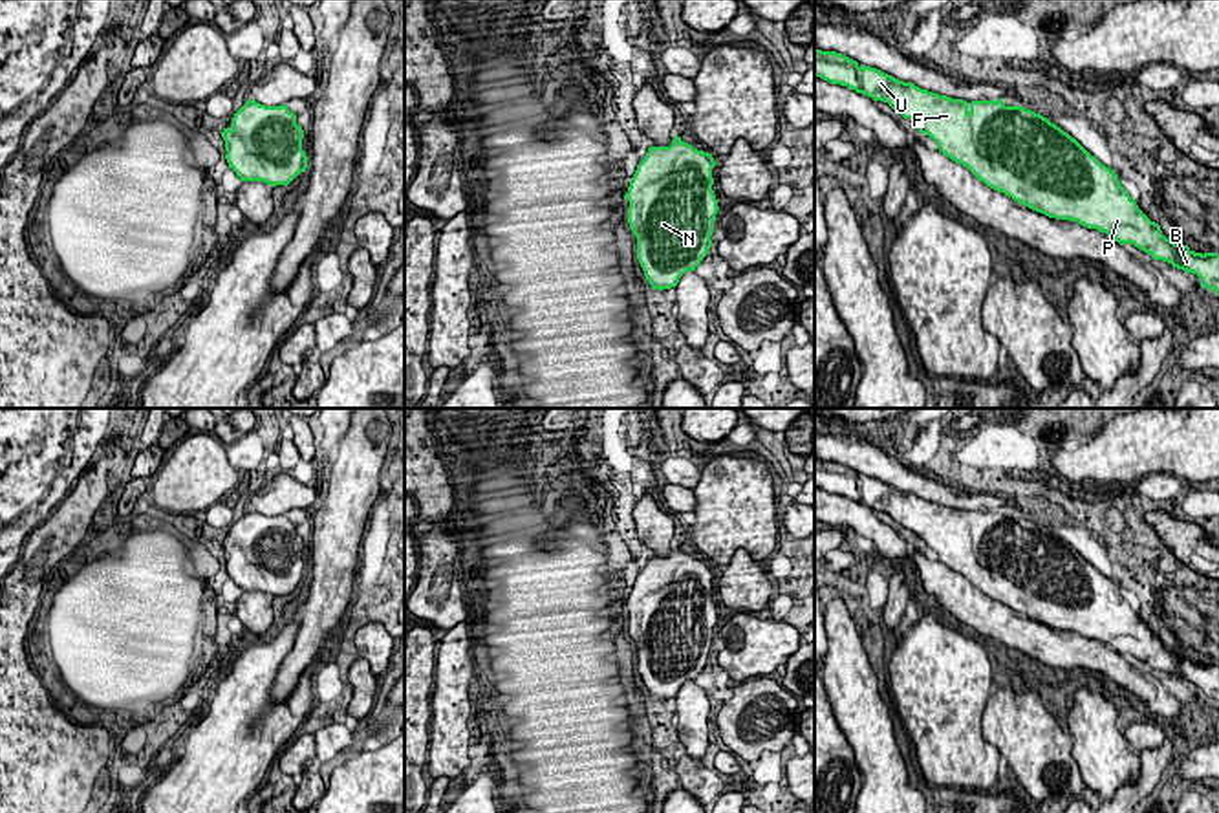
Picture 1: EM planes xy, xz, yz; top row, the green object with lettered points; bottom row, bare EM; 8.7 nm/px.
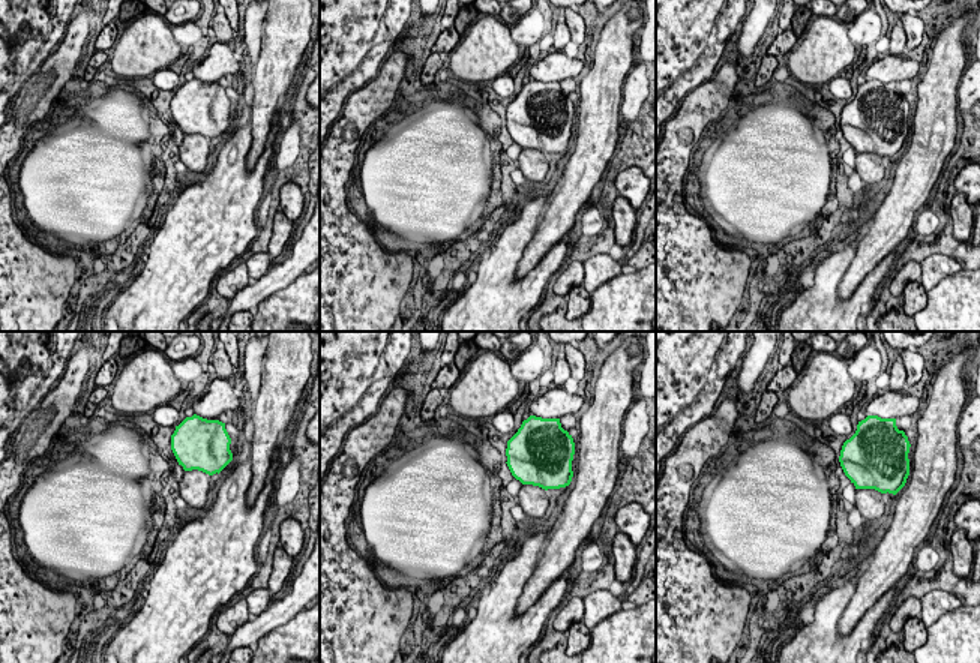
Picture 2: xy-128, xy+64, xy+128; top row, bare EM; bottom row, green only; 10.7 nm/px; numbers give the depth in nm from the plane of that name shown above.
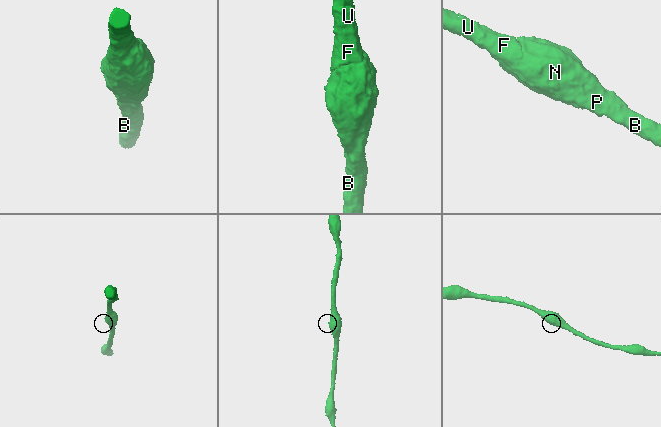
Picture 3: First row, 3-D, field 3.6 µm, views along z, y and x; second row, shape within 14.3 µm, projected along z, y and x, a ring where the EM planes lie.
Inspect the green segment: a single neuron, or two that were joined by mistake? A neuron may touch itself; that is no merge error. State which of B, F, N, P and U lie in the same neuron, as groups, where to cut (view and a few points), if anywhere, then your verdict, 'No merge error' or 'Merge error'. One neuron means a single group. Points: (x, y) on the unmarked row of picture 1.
Groups: B F N P U. No split. No merge error

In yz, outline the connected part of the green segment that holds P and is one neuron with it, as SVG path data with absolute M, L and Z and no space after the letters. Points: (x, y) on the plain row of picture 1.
M814 458L814 487L831 494L847 496L873 511L888 513L904 529L913 531L919 542L930 546L939 562L966 577L987 597L1003 602L1014 612L1049 628L1078 632L1087 639L1106 643L1120 656L1133 654L1153 670L1193 683L1203 698L1219 703L1219 665L1195 663L1188 656L1166 648L1160 635L1151 632L1137 612L1120 595L1109 577L1091 566L1076 549L1047 527L1019 515L1007 516L1003 509L972 511L952 509L899 491L877 478L858 476L857 471Z

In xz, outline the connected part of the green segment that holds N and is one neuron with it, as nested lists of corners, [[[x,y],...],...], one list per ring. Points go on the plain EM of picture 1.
[[[677,544],[670,557],[650,557],[637,575],[624,608],[637,670],[653,699],[675,698],[708,665],[719,621],[712,601],[716,575],[712,564]]]

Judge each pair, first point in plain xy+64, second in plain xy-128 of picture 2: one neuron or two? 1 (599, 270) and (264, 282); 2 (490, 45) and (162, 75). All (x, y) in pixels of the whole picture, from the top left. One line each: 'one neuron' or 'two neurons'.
1: two neurons
2: two neurons

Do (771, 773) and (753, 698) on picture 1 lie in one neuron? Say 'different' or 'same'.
same

